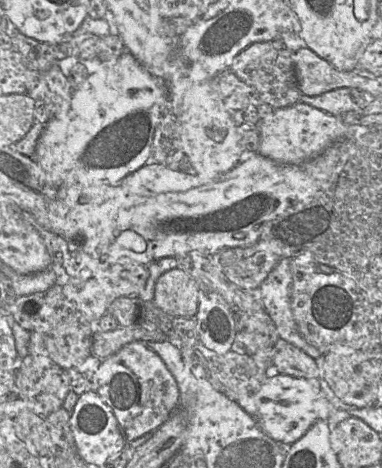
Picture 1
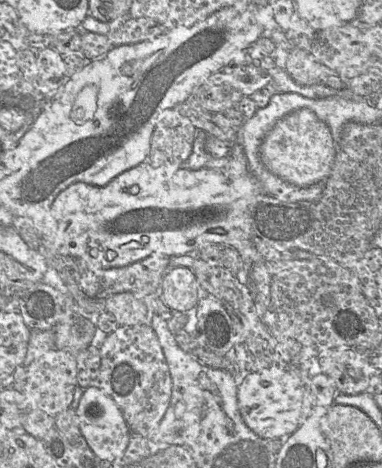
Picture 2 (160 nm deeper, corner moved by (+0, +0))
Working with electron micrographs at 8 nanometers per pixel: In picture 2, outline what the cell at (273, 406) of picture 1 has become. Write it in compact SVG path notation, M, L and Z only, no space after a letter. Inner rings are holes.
M298 368L286 370L264 369L249 373L238 386L238 407L244 423L259 437L274 439L290 436L301 424L301 414L307 387L298 374Z

